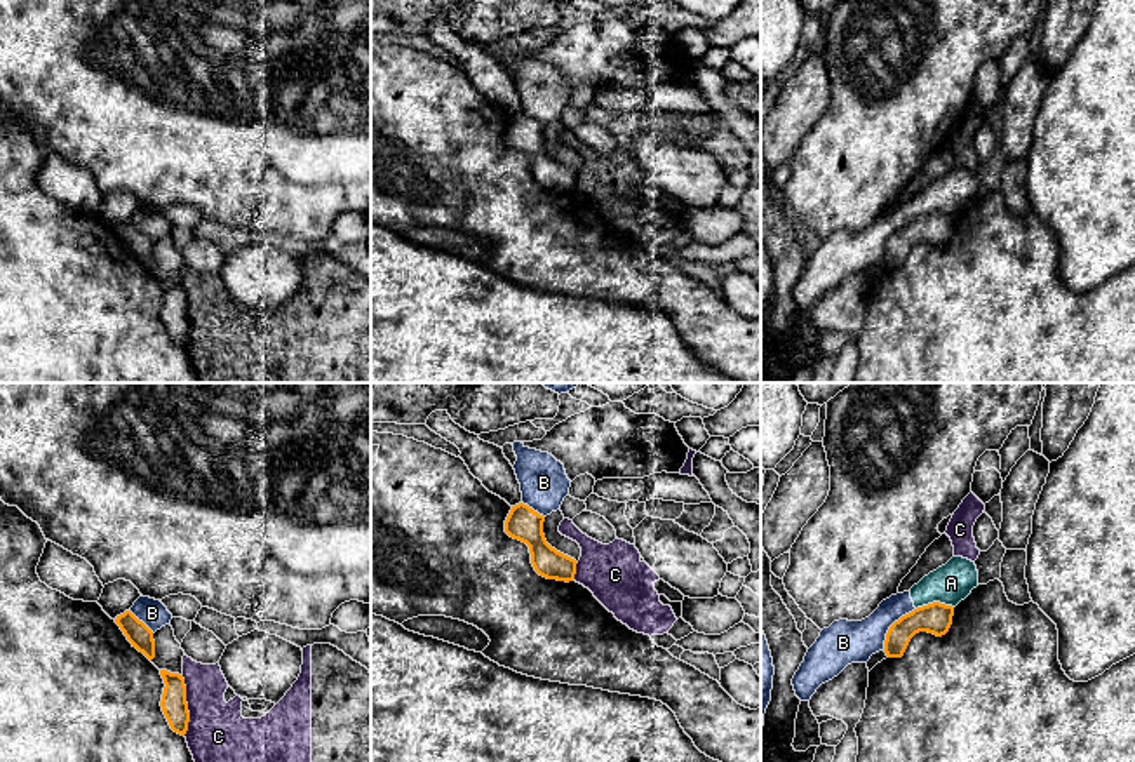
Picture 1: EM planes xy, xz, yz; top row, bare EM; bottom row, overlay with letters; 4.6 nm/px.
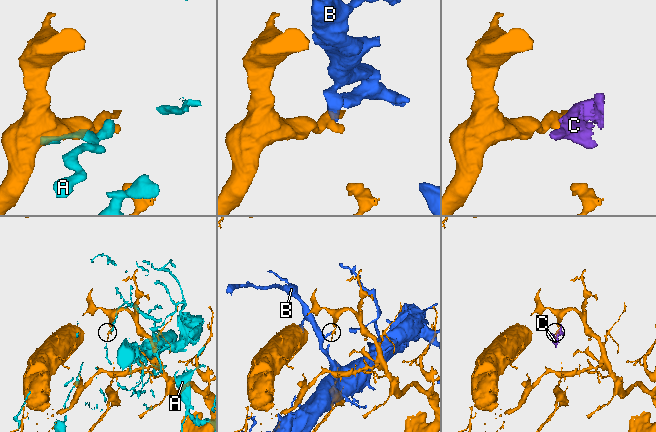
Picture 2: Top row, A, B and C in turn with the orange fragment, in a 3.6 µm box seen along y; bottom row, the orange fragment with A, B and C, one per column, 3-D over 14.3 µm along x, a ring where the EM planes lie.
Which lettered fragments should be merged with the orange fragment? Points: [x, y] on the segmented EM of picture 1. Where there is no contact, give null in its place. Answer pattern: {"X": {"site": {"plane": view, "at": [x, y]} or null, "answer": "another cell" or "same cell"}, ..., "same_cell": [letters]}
{"A": {"site": {"plane": "yz", "at": [933, 602]}, "answer": "another cell"}, "B": {"site": {"plane": "yz", "at": [892, 625]}, "answer": "another cell"}, "C": {"site": {"plane": "xy", "at": [187, 705]}, "answer": "another cell"}, "same_cell": []}

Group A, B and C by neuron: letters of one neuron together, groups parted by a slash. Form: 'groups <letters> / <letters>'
groups A B / C

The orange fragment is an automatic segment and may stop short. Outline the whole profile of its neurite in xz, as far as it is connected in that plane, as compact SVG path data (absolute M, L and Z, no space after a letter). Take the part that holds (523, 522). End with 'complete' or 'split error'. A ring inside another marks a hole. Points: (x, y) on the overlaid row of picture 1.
M519 503L505 520L505 532L529 546L531 564L540 576L569 583L574 579L578 562L547 543L543 522L543 515Z; complete

